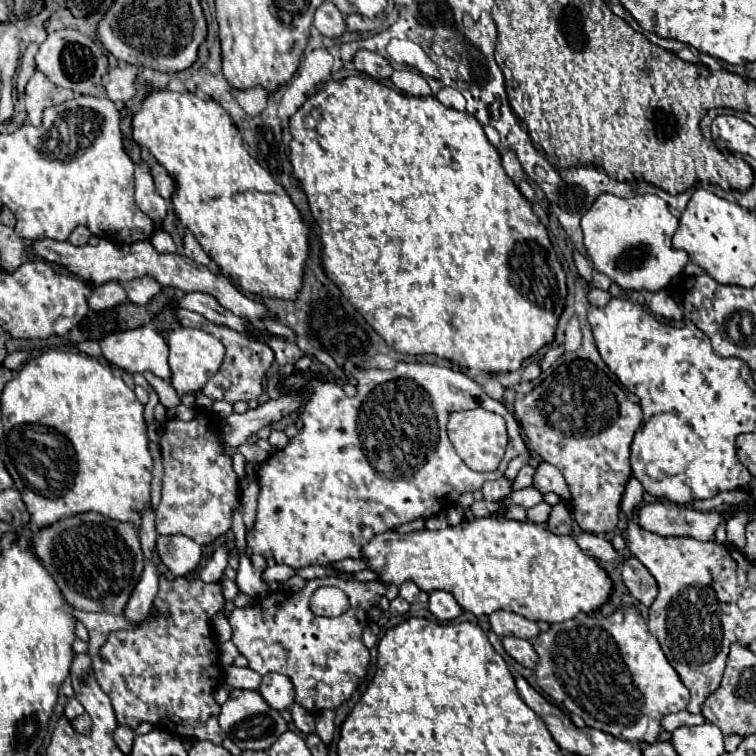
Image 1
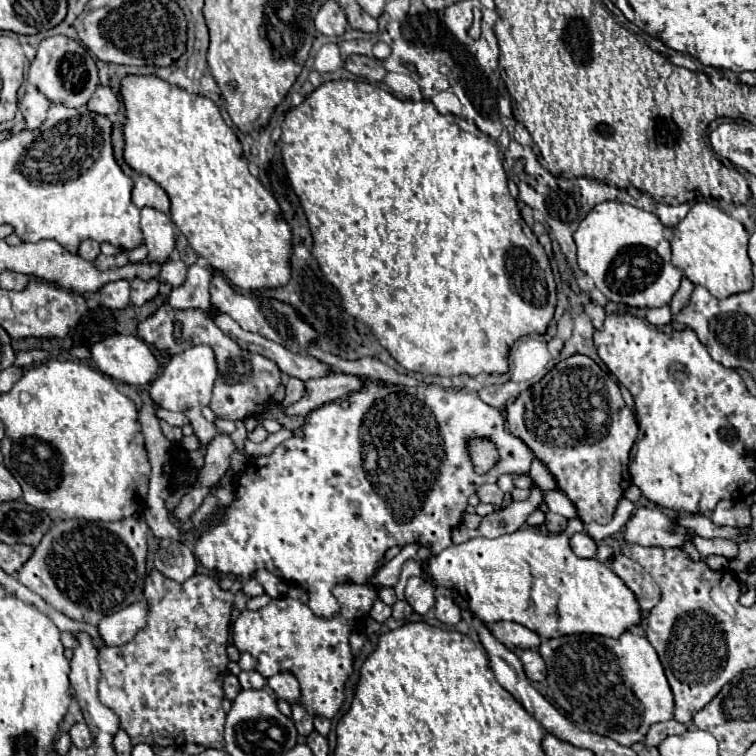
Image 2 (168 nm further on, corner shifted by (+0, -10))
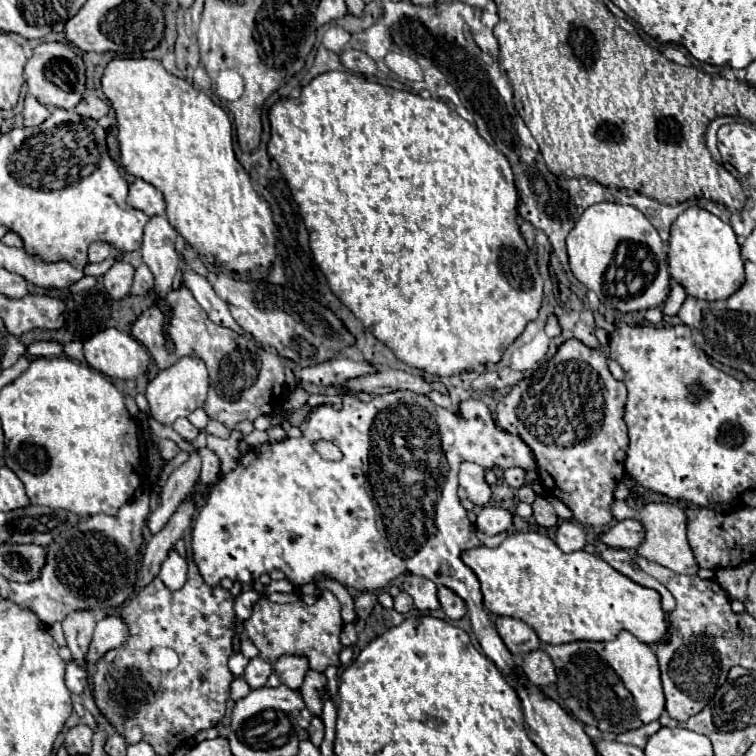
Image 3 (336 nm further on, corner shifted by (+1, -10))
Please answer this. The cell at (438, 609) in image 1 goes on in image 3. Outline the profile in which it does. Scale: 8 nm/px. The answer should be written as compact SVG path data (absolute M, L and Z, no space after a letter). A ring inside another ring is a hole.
M438 588L438 600L440 600L440 606L442 610L446 612L446 616L450 620L460 620L464 614L466 614L466 606L464 606L464 600L458 598L452 590L448 588Z

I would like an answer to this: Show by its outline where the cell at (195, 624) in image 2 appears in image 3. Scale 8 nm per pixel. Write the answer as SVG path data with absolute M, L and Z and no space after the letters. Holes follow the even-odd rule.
M198 568L190 570L188 582L180 590L168 590L160 578L154 578L124 604L122 616L130 628L130 638L126 644L106 652L98 660L92 684L96 706L128 744L144 740L156 754L172 754L184 740L216 726L224 718L226 700L230 698L230 682L234 680L234 674L228 670L236 620L232 606L234 596L222 586L208 586Z

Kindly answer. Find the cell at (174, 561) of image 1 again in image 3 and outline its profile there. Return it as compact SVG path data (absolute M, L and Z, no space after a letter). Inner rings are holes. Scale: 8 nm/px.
M174 548L168 552L166 560L162 562L160 574L158 578L170 588L170 590L178 590L184 586L186 578L188 578L188 562L186 558L182 558Z

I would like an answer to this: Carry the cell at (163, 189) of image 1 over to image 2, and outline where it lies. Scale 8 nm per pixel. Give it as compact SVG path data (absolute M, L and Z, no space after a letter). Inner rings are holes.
M139 176L135 180L135 188L131 192L131 200L137 208L155 208L155 210L161 210L163 214L169 214L169 198L165 194L165 190L153 182L149 176Z

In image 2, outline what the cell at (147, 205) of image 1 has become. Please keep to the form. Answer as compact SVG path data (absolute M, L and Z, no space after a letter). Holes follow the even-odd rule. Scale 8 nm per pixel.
M141 208L141 230L143 242L147 246L147 262L167 262L175 250L175 230L167 214Z

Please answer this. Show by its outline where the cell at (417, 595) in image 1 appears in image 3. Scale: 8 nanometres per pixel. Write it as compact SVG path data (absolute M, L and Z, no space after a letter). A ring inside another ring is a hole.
M408 574L402 584L404 584L404 592L412 596L414 606L420 612L430 612L440 608L440 602L436 598L436 584L432 580L416 574Z

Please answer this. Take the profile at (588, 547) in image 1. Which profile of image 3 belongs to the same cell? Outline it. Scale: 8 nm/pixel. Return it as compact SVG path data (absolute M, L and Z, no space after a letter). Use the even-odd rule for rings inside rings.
M560 522L556 530L556 544L562 552L576 552L586 546L586 534L574 522Z

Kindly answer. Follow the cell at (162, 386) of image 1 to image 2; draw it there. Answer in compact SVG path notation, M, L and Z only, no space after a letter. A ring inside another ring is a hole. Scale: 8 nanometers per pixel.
M157 408L157 416L161 420L165 420L165 422L169 422L171 426L185 426L185 424L189 424L187 416L181 414L181 412L169 412L169 410L163 410L163 408Z

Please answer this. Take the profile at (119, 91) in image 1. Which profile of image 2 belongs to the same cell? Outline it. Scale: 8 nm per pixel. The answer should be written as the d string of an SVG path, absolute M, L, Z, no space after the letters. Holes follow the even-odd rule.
M99 86L95 90L95 94L91 96L91 100L87 102L87 108L95 114L101 114L101 116L117 114L119 106L121 106L119 98L117 98L117 94L113 94L113 90L109 86Z

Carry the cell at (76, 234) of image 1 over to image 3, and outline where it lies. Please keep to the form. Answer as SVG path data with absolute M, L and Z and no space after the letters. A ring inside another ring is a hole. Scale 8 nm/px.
M94 242L88 248L88 262L102 262L104 258L108 258L112 252L112 246L106 242Z

